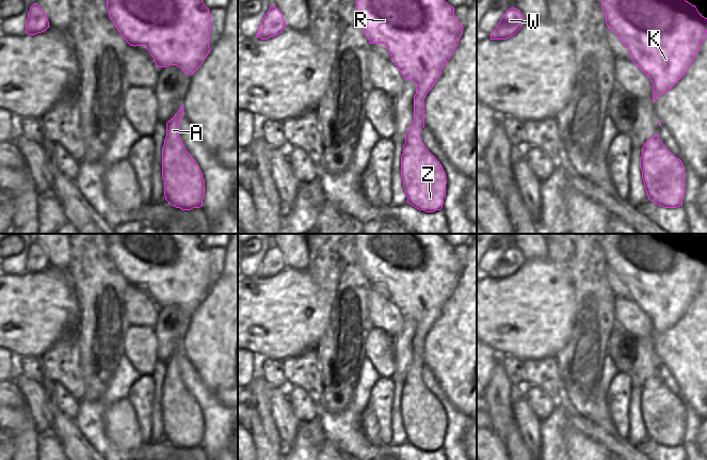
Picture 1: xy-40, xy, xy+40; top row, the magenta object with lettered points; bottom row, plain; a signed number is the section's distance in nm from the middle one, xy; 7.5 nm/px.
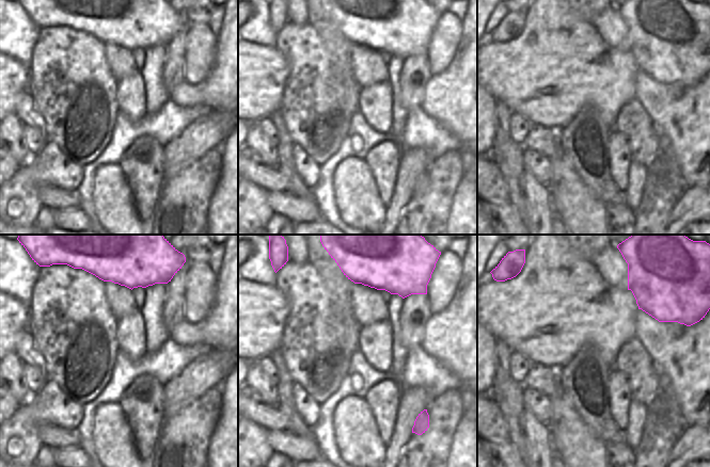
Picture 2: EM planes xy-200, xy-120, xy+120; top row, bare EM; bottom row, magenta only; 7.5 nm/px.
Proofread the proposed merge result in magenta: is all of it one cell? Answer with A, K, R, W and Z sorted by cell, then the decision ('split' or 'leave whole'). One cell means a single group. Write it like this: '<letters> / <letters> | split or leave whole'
A K R W Z | leave whole

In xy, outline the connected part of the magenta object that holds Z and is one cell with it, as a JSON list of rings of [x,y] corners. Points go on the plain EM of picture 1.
[[[356,234],[356,252],[370,283],[383,283],[405,319],[416,322],[414,359],[405,372],[401,417],[407,442],[419,449],[440,449],[446,435],[446,412],[420,376],[424,366],[424,337],[454,292],[463,265],[441,234]]]

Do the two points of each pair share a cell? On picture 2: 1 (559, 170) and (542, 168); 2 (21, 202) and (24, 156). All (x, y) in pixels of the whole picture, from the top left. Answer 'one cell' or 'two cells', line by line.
1: two cells
2: two cells

